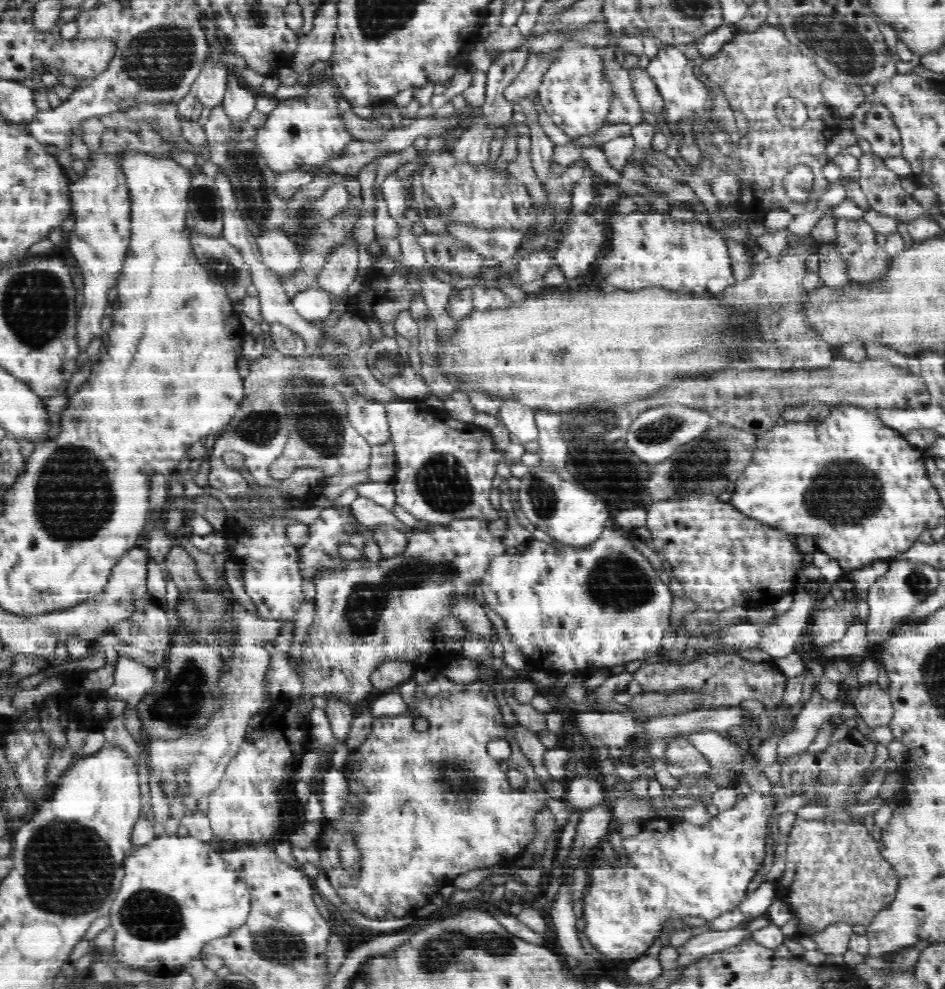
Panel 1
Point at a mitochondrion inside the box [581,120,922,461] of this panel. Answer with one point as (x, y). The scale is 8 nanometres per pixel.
(655, 431)

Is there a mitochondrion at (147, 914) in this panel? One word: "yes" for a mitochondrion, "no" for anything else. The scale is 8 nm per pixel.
yes

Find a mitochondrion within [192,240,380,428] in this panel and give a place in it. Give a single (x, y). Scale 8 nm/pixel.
(223, 269)

